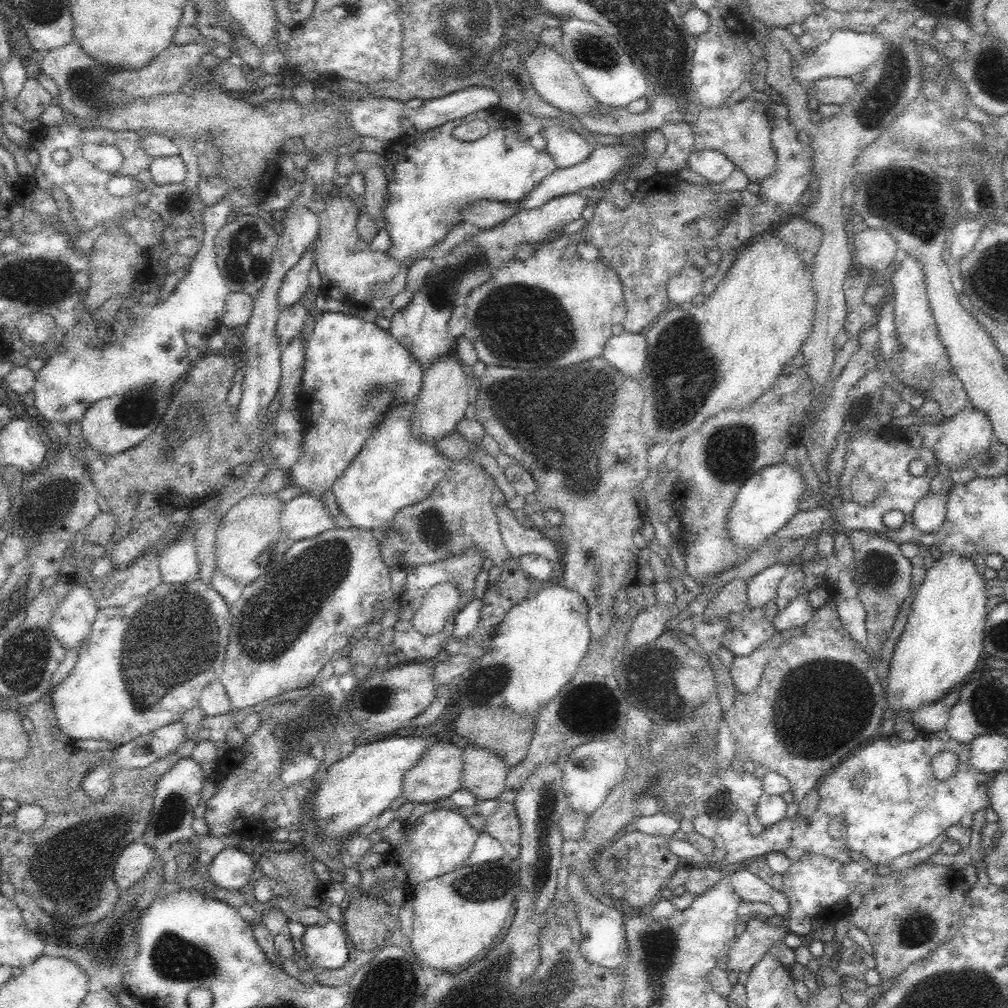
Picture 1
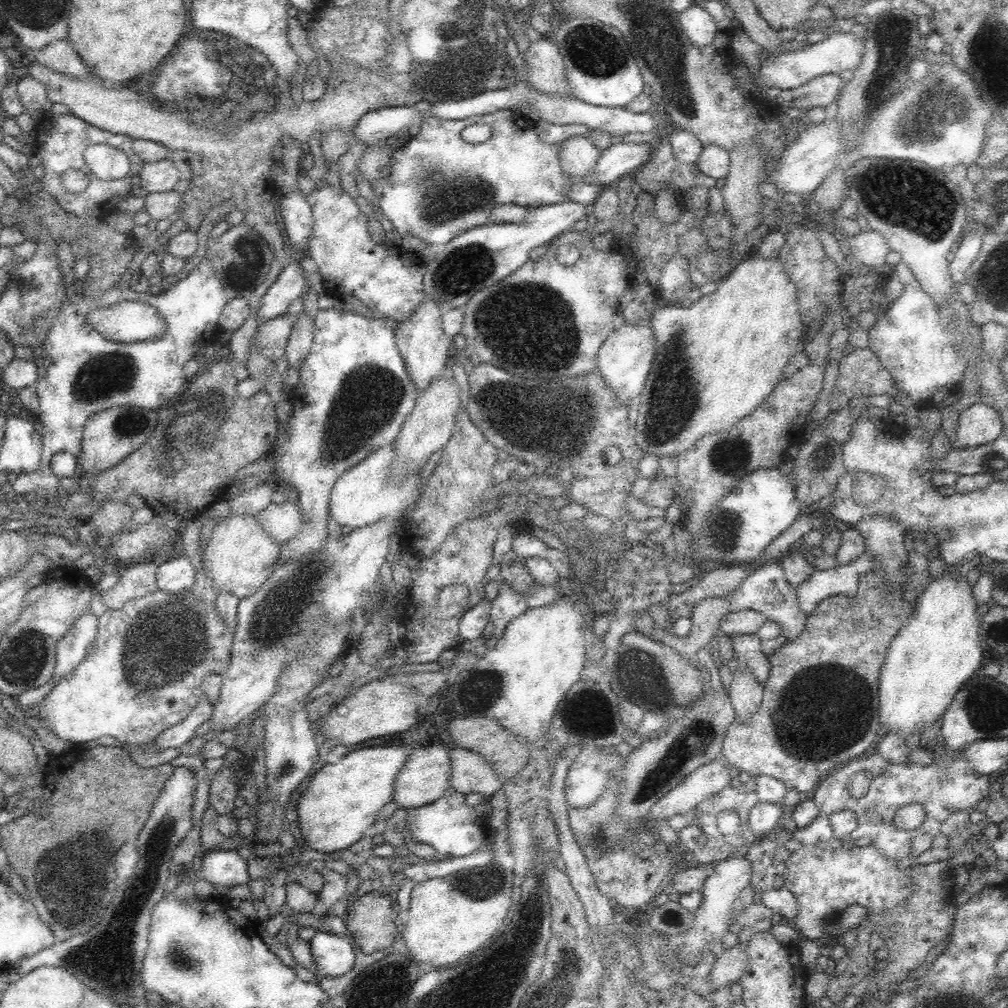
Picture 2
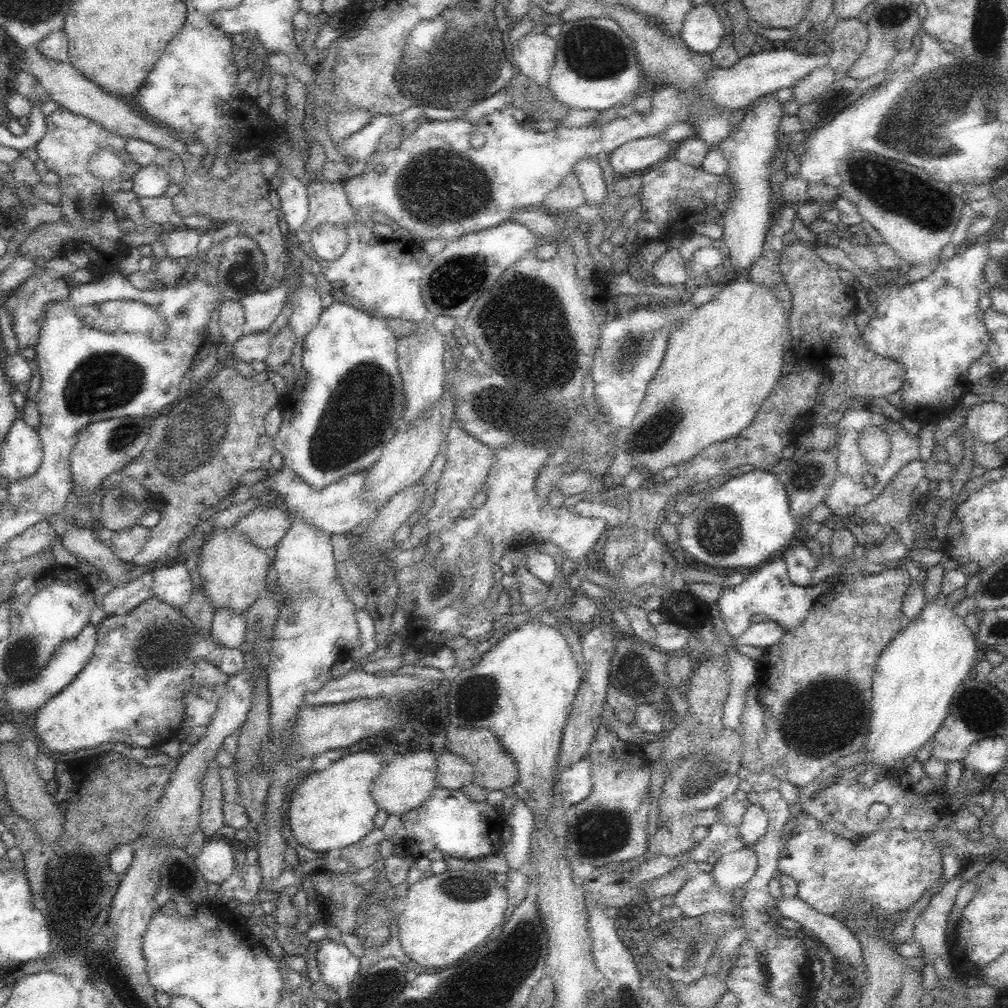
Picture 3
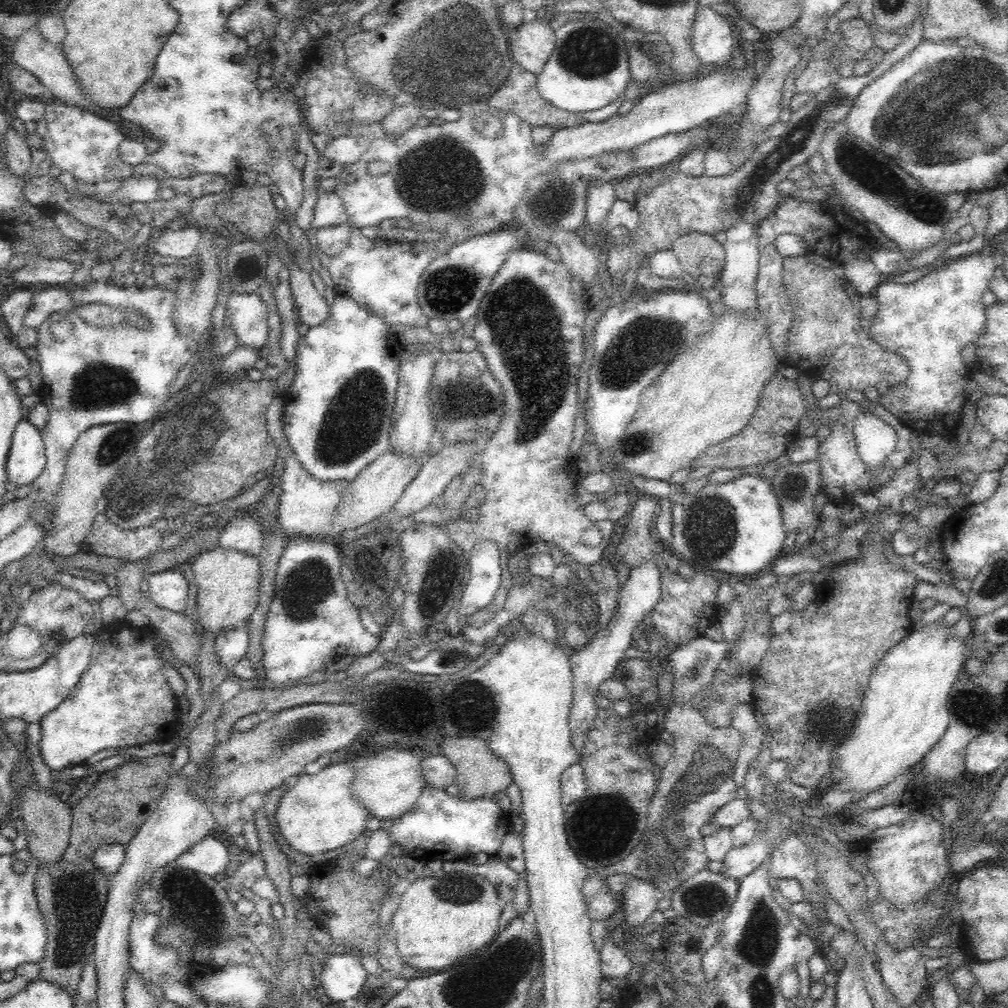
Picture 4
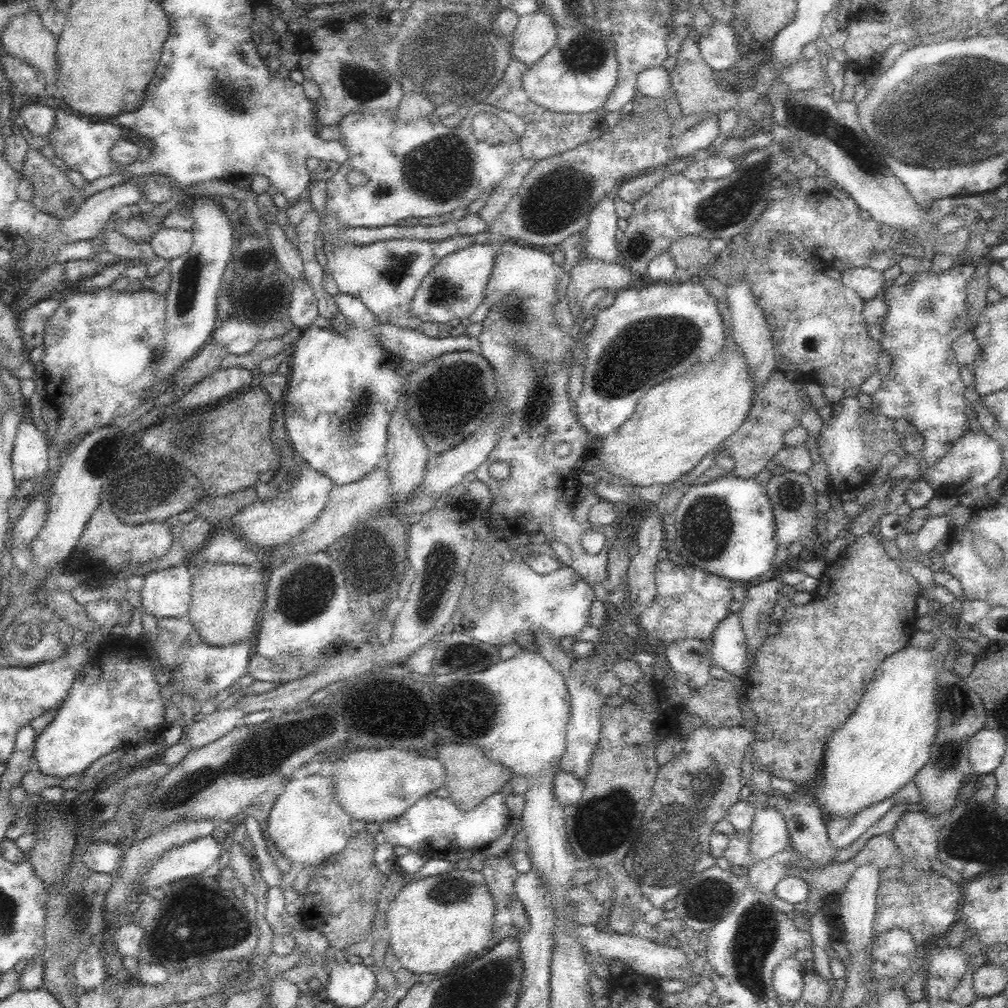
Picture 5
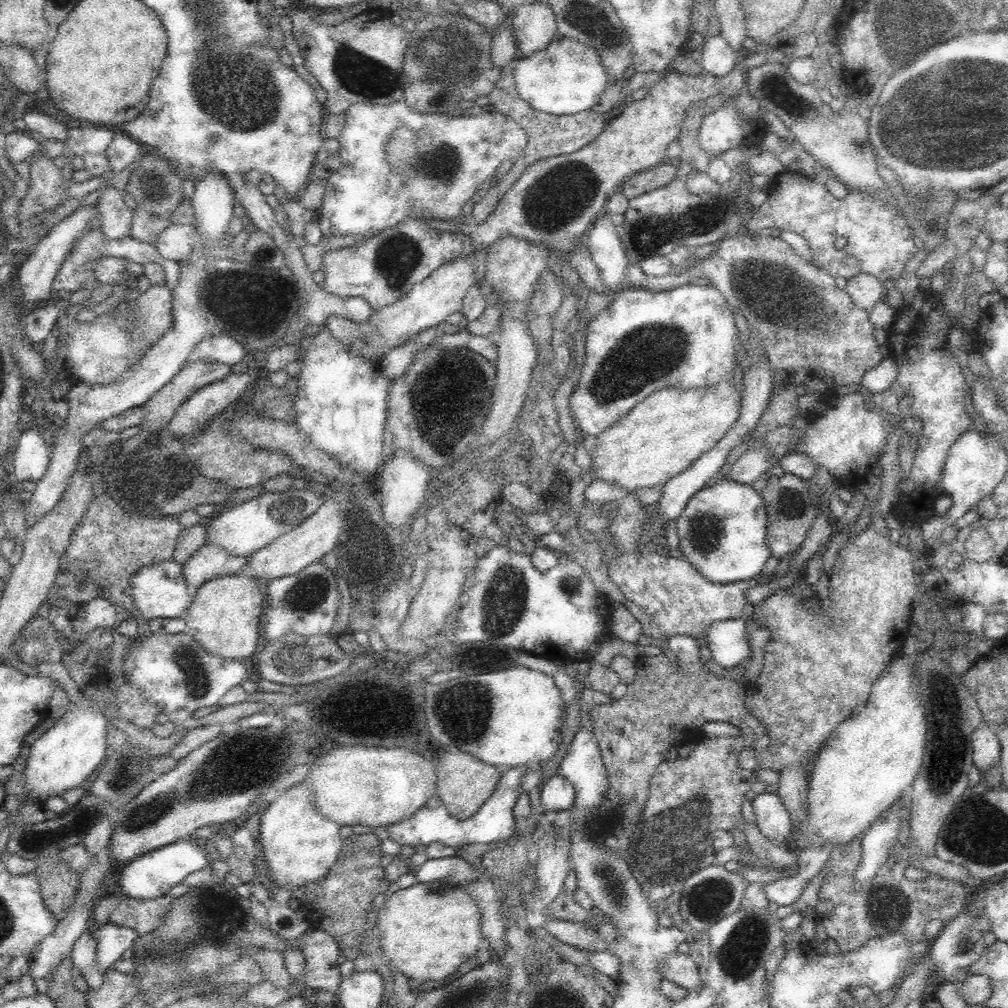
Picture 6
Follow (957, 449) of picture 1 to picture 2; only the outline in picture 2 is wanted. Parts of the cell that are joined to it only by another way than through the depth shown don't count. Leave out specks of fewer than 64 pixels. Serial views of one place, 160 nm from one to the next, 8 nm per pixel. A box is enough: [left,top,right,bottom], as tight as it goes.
[951,401,1003,449]

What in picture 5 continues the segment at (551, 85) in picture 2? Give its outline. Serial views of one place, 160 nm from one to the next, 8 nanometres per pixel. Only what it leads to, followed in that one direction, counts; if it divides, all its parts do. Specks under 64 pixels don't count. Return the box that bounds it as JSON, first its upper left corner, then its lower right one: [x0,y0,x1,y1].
[509,11,557,67]

